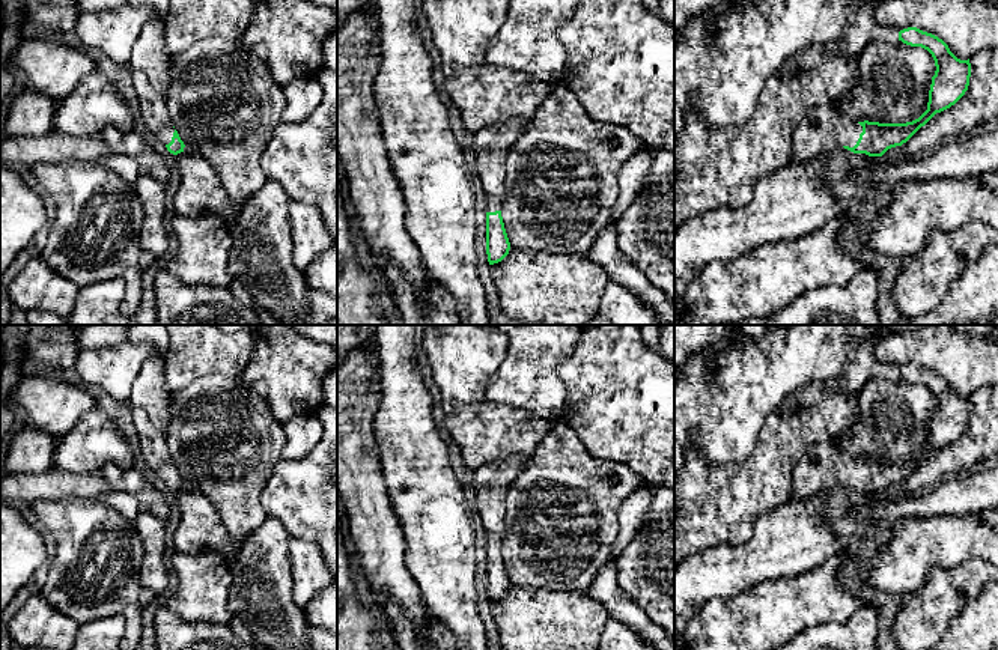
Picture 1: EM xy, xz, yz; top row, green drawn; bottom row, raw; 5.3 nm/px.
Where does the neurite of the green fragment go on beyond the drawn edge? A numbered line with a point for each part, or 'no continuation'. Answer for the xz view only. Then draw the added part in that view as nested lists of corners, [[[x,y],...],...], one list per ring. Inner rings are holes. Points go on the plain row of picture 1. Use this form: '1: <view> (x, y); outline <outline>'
1: xz (491, 483); outline [[[512,456],[489,462],[473,472],[474,506],[486,533],[486,548],[501,548],[506,522],[506,498],[530,457]]]

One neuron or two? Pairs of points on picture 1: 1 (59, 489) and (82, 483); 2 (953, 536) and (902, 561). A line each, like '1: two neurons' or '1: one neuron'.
1: one neuron
2: one neuron

